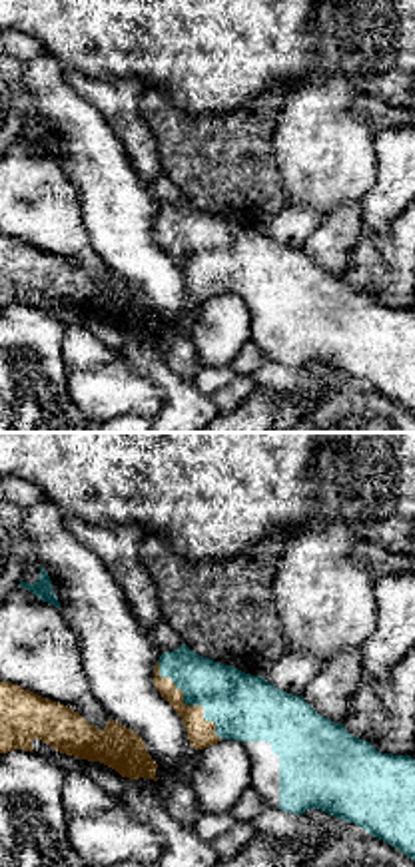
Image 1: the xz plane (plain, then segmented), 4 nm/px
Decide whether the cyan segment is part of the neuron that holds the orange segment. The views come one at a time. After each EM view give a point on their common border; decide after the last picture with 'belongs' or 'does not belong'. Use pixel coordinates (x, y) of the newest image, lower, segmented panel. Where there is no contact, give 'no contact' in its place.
(190, 706)

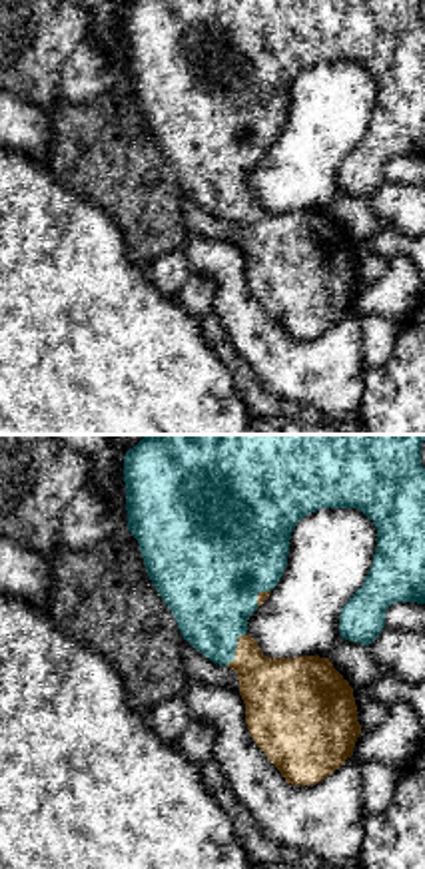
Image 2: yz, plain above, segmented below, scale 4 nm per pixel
(236, 648)

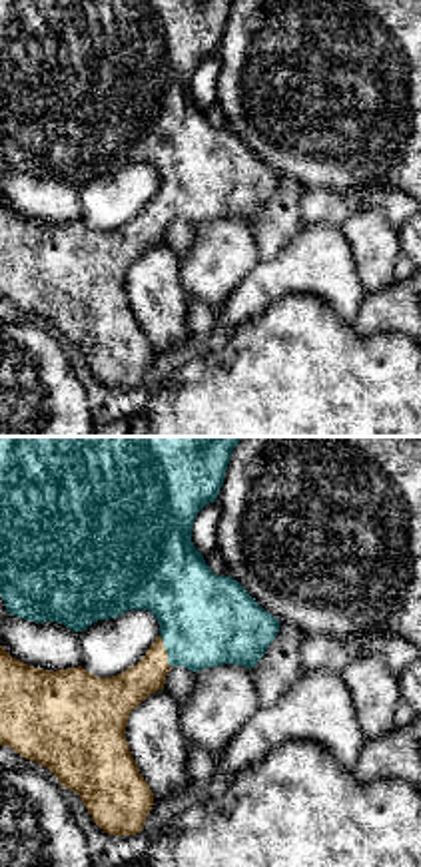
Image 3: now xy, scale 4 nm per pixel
(164, 650)

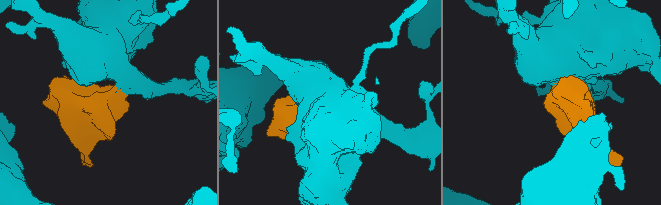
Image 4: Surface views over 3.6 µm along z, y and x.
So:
belongs

